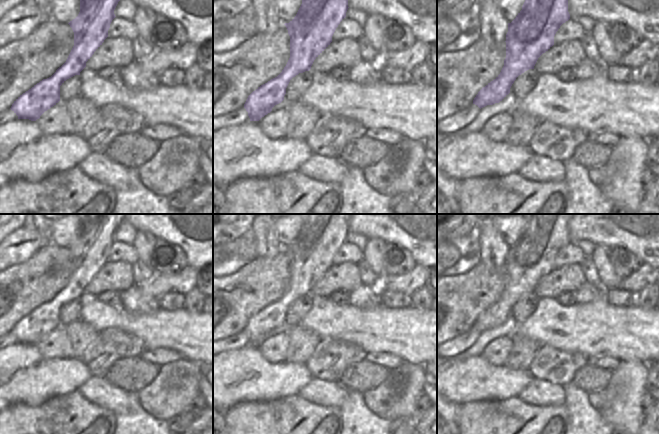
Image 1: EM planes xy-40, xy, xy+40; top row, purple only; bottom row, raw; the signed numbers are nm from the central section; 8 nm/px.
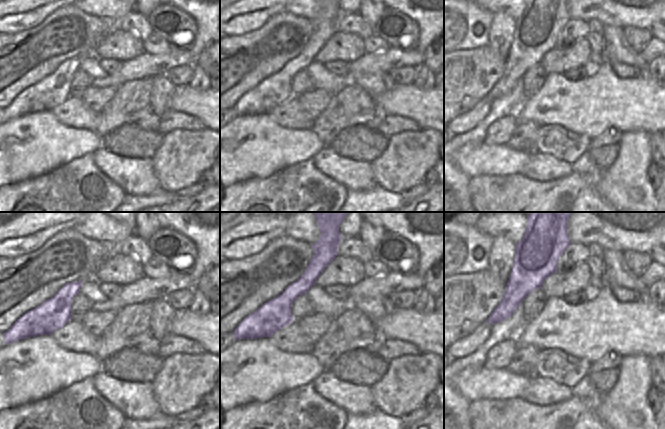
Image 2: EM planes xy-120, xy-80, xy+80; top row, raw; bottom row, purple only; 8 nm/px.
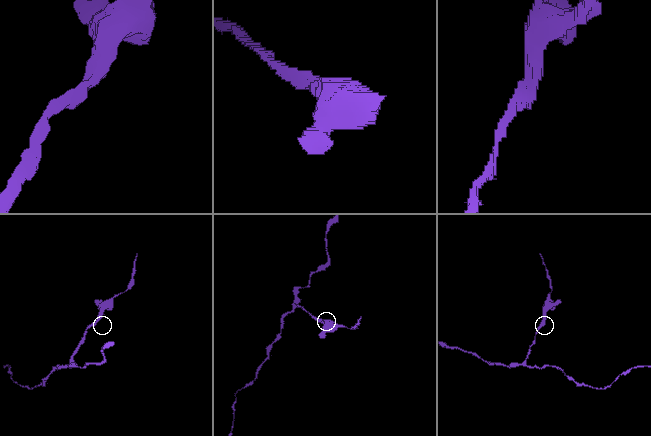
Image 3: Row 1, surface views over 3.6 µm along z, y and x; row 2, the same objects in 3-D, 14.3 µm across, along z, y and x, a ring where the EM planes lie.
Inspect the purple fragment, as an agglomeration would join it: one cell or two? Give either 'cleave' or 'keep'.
keep

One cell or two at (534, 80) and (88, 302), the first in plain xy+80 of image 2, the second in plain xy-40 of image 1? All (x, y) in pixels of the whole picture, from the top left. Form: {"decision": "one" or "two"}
{"decision": "two"}

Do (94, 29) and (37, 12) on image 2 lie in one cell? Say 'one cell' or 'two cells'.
two cells

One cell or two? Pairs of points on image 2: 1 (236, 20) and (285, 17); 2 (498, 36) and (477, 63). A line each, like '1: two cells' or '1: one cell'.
1: two cells
2: two cells

